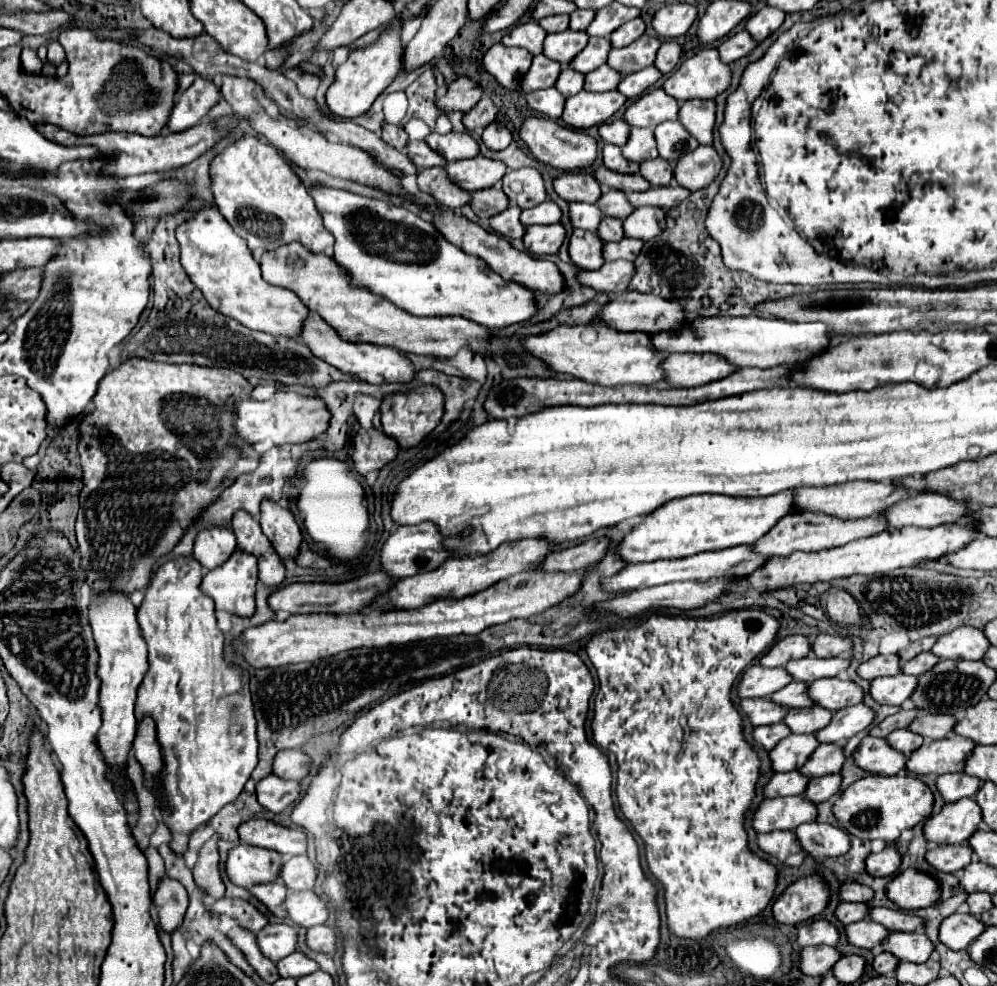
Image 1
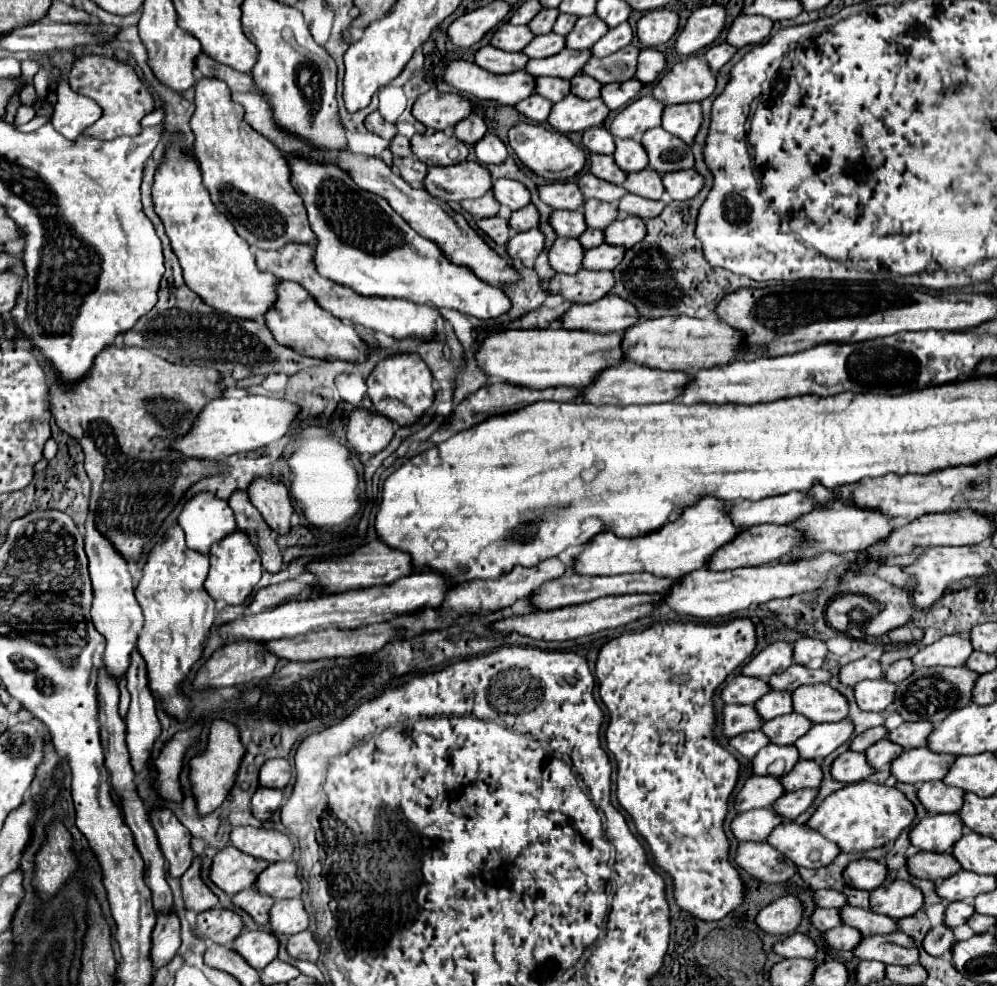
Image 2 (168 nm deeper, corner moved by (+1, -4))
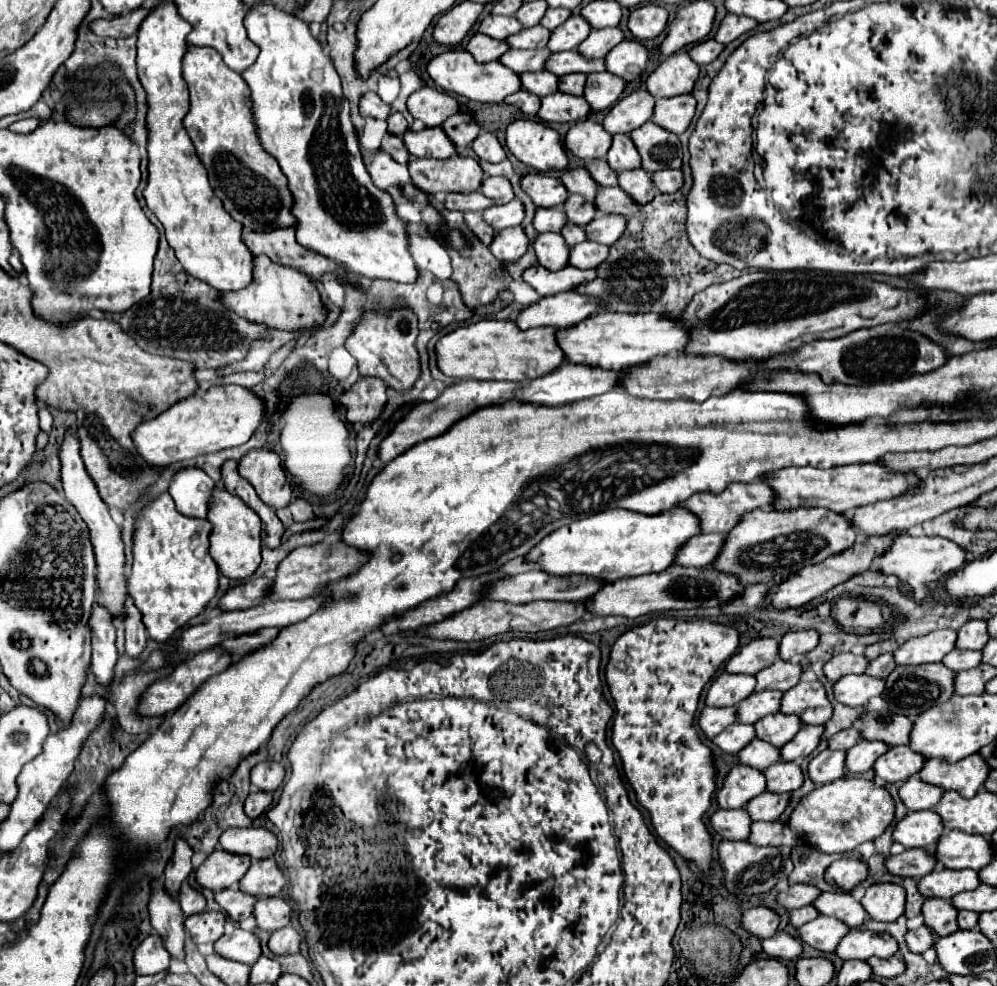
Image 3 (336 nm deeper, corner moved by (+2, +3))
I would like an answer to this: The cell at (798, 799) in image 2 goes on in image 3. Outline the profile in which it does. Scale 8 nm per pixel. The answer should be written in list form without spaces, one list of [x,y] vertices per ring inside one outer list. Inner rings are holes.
[[[760,793],[758,797],[750,799],[746,803],[746,813],[750,815],[752,821],[776,821],[780,813],[784,811],[790,795],[772,795],[772,793]]]

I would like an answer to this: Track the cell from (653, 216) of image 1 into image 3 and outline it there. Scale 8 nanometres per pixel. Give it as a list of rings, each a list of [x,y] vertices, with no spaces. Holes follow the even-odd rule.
[[[602,213],[600,217],[594,217],[586,227],[586,237],[588,241],[596,241],[602,245],[612,245],[620,239],[620,235],[626,229],[626,217],[616,217],[616,215],[608,215]]]

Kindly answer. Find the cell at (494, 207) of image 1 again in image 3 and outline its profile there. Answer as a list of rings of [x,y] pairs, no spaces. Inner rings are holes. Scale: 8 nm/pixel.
[[[480,191],[474,193],[448,193],[444,199],[444,207],[450,211],[484,211],[492,207],[492,201],[484,197]]]

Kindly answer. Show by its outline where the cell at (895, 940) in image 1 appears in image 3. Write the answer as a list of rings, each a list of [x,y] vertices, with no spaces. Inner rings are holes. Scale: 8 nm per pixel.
[[[850,931],[842,937],[836,947],[836,957],[842,961],[860,959],[866,961],[868,957],[892,957],[896,955],[896,941],[886,933],[872,933],[872,931]]]

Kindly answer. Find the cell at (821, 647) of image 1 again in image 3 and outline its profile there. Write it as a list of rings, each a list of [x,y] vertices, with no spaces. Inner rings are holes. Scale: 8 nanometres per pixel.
[[[800,629],[800,631],[788,631],[780,639],[780,649],[778,649],[778,659],[790,661],[798,655],[804,655],[812,651],[818,645],[818,633],[814,629]]]

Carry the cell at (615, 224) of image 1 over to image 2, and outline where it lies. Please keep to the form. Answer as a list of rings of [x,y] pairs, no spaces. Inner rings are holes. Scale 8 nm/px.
[[[587,228],[585,230],[585,234],[581,234],[581,238],[579,238],[579,242],[583,244],[583,248],[595,248],[595,246],[599,246],[599,244],[603,244],[605,242],[605,232],[603,230],[595,230],[595,228]]]

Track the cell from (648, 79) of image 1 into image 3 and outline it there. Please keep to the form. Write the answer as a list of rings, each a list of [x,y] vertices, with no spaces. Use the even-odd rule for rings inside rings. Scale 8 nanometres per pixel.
[[[608,71],[588,73],[586,85],[584,85],[584,99],[588,101],[592,111],[602,111],[612,107],[618,101],[624,87],[626,87],[626,81]]]

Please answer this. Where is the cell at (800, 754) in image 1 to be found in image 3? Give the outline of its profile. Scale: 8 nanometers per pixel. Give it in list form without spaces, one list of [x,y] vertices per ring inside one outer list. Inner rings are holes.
[[[752,739],[740,753],[738,753],[738,761],[742,765],[754,767],[758,771],[766,769],[768,765],[776,763],[780,759],[780,751],[772,745],[764,745],[764,741],[760,739]]]

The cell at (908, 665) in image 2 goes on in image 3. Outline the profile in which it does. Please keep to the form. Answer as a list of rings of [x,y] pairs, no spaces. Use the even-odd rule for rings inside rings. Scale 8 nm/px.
[[[882,653],[880,657],[876,657],[874,661],[868,663],[866,667],[866,675],[870,677],[878,677],[878,679],[886,679],[888,673],[892,673],[892,669],[896,667],[896,663],[892,661],[892,655],[890,653]]]

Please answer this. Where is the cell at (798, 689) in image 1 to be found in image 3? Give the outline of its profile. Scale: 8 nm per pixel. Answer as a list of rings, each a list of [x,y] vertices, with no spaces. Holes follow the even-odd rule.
[[[764,691],[764,693],[752,693],[744,701],[736,705],[736,719],[744,725],[754,725],[758,719],[778,713],[780,711],[780,697],[782,693],[776,691]]]

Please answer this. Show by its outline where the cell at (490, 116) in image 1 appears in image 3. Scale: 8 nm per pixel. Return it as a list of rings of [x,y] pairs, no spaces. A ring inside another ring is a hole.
[[[456,113],[452,117],[448,117],[442,125],[444,133],[448,135],[448,139],[454,143],[454,147],[458,151],[466,149],[480,133],[478,123],[472,121],[472,117],[468,117],[468,113]]]

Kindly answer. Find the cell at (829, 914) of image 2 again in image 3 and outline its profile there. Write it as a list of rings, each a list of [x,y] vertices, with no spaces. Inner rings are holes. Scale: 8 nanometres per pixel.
[[[812,905],[800,907],[796,911],[790,911],[790,925],[800,927],[800,925],[804,925],[804,923],[816,919],[816,917],[818,917],[818,913],[816,913],[816,909],[812,909]]]

